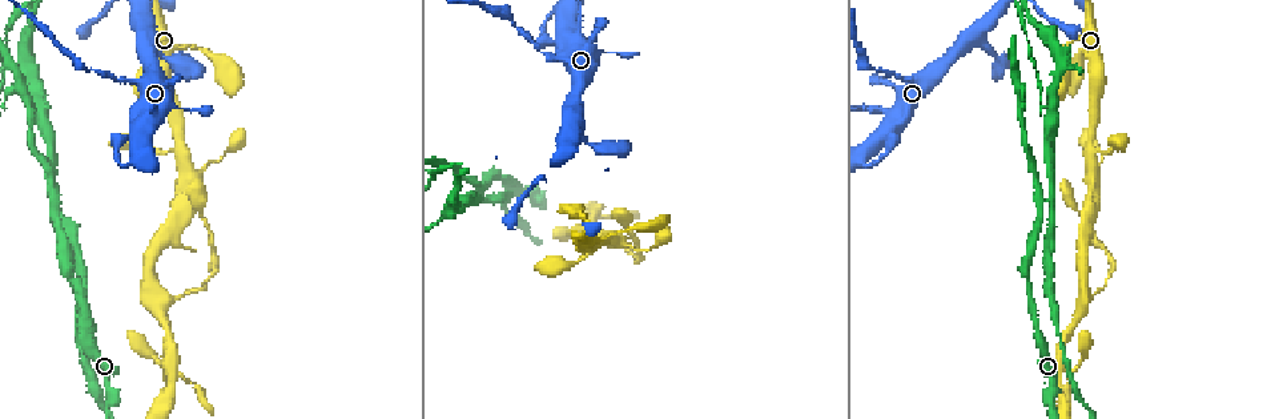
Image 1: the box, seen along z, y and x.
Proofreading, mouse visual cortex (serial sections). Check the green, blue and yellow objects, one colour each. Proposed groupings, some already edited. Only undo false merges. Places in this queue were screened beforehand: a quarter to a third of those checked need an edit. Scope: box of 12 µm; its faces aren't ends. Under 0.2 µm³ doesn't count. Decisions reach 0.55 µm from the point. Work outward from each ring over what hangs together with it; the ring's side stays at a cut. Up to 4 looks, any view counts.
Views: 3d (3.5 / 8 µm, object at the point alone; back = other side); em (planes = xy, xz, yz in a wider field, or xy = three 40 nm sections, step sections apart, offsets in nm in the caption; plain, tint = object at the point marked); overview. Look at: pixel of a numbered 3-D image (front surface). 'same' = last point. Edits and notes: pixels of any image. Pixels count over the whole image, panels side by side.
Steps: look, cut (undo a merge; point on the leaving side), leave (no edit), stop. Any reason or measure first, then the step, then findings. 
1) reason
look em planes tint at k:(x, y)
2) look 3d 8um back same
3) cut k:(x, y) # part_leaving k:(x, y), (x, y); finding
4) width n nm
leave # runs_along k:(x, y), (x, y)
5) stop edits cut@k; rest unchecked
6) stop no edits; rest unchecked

a fork
look 3d 3.5um at 1:(162, 298)

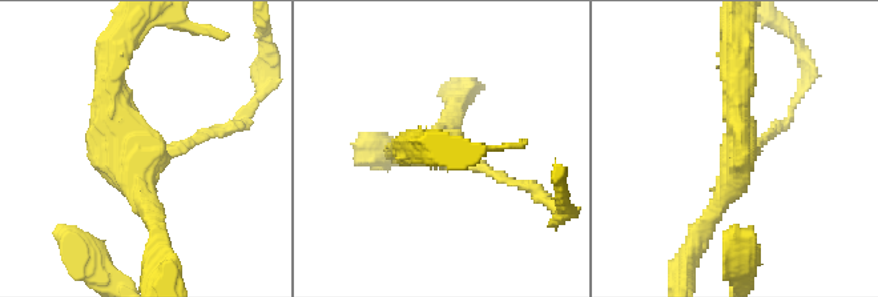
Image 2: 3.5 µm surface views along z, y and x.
need the tissue
look em xy step 3 tint at 2:(144, 149)

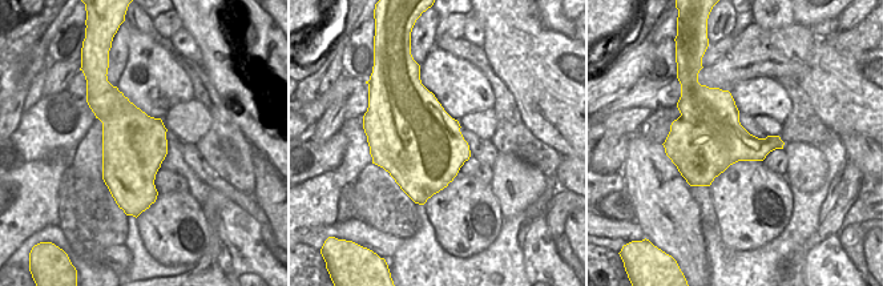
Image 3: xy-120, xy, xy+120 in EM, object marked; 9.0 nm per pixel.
leave # runs_along 2:(112, 73), (156, 224); continuous, no second cell

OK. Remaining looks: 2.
narrows sharply
look 3d 3.5um at 1:(170, 384)

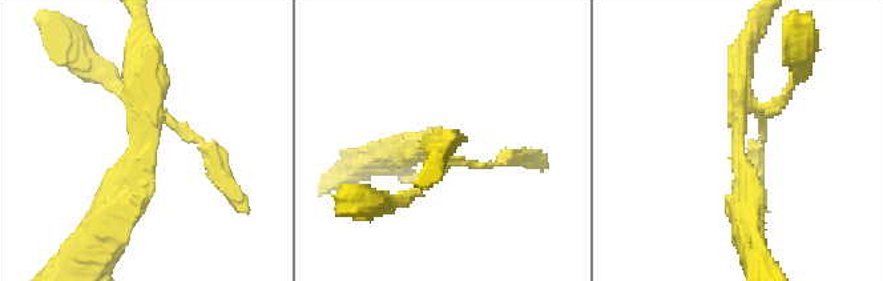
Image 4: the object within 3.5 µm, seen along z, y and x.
look em xy step 5 tint at 4:(740, 140)

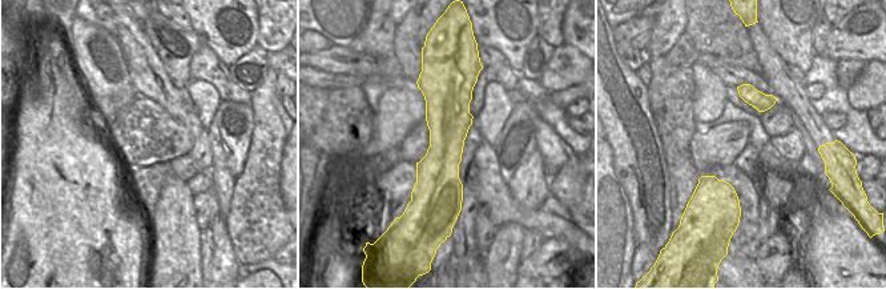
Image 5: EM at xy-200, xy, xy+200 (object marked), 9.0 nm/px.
leave # runs_along 4:(146, 51), (142, 149), (105, 219); one cell here

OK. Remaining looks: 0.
stop no edits; rest unchecked

